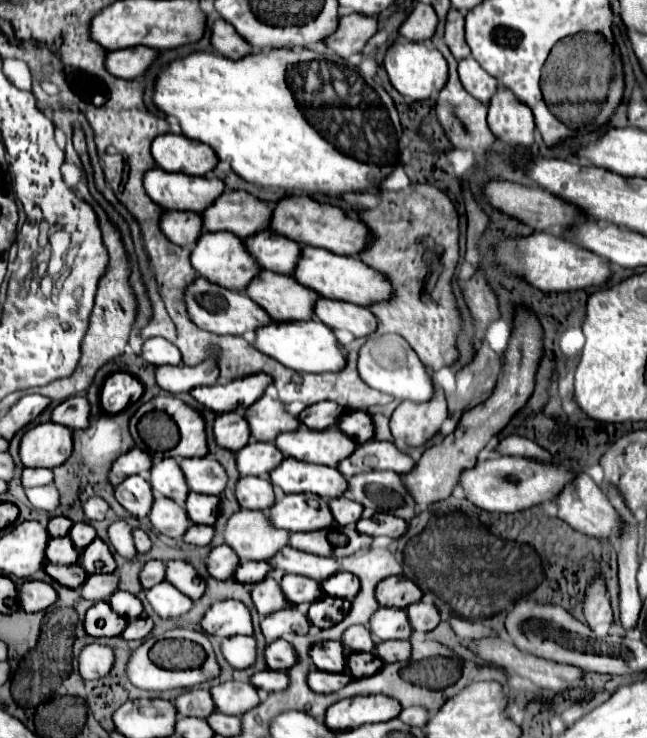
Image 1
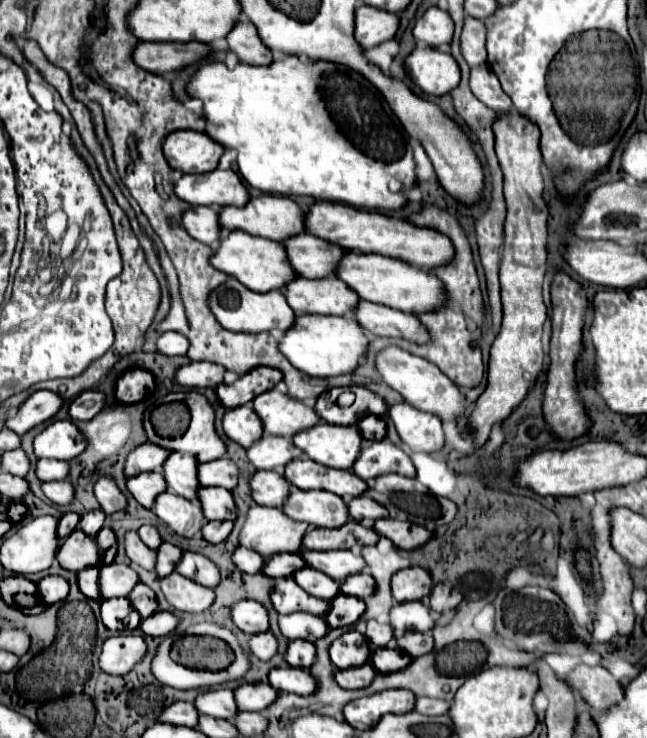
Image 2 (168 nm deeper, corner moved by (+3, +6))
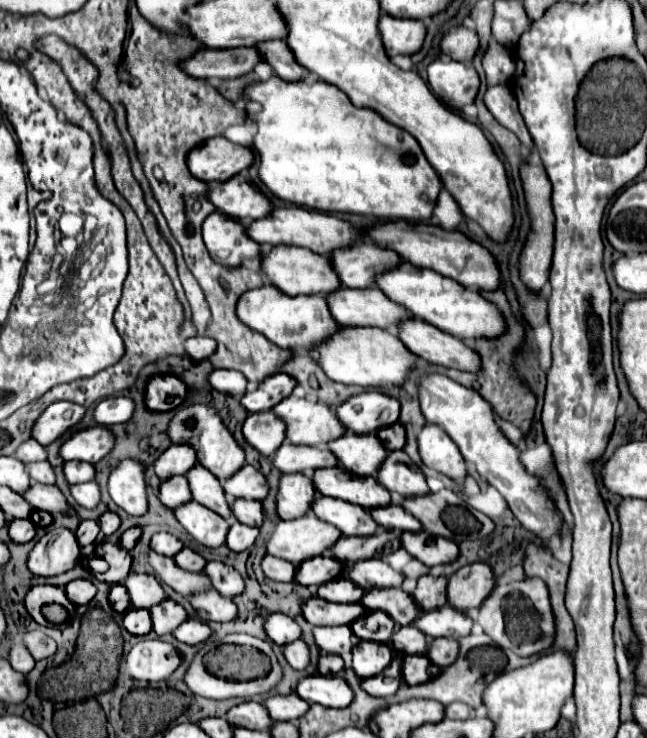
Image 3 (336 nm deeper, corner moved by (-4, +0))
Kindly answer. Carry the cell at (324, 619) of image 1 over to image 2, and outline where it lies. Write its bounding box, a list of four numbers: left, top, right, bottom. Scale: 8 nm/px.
[325,593,367,627]

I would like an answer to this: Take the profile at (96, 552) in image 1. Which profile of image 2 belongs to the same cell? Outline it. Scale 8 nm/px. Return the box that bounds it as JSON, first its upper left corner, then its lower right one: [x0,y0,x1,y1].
[97,527,117,563]

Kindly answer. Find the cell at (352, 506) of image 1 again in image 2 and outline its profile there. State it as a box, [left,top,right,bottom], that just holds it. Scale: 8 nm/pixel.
[349,495,389,521]

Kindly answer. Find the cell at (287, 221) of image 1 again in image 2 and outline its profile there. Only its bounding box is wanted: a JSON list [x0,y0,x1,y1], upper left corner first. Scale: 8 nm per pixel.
[305,201,455,271]

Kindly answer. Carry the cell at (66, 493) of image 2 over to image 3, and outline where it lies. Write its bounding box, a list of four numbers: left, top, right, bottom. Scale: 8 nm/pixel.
[70,481,100,509]

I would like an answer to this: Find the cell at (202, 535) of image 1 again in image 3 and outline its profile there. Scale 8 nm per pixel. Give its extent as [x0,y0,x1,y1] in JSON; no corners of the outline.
[226,523,258,551]

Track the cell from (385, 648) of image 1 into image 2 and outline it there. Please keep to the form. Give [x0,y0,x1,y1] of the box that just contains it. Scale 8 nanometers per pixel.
[397,633,433,659]

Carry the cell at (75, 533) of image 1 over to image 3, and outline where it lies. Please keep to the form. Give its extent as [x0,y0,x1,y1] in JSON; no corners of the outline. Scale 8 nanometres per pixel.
[98,513,120,537]

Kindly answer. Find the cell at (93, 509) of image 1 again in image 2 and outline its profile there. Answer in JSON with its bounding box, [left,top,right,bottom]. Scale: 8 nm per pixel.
[95,475,127,515]

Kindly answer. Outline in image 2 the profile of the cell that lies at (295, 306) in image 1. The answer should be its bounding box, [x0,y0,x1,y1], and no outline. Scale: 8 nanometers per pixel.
[285,277,359,315]

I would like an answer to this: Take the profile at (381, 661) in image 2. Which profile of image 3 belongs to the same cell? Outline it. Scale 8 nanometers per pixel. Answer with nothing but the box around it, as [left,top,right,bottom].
[402,655,440,685]

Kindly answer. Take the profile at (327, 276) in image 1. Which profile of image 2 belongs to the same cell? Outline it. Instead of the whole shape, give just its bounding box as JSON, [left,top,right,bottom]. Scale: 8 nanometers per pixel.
[337,253,445,313]

